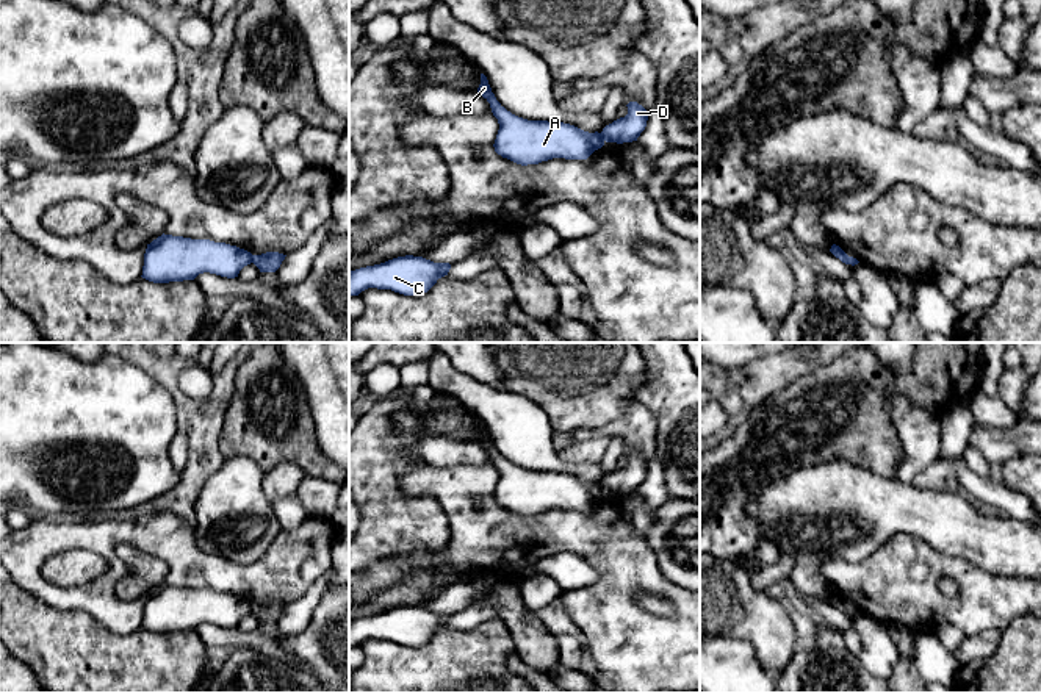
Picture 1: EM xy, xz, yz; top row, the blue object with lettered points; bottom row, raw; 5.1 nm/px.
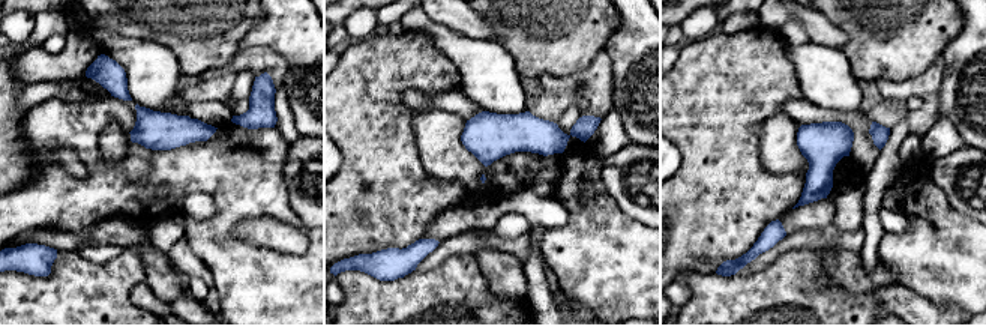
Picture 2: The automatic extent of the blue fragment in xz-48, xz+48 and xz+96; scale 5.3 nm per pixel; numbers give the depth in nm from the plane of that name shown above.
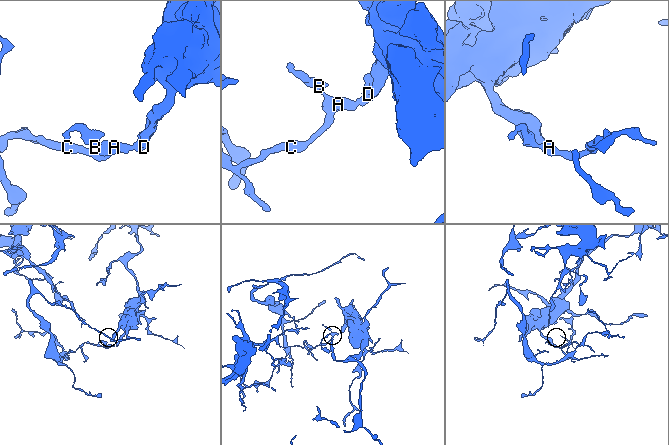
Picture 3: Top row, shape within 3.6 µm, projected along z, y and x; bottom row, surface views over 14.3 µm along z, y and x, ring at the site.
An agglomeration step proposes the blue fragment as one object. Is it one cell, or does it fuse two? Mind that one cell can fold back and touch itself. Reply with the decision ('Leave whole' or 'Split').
Split

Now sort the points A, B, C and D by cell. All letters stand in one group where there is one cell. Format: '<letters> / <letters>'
A B C / D

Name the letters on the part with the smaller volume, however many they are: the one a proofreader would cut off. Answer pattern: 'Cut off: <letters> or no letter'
Cut off: A, B, C

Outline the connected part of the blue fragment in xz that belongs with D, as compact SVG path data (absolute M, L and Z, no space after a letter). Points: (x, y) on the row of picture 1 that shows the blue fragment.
M629 102L628 114L606 125L601 136L606 142L632 142L637 141L647 127L648 111L637 102Z

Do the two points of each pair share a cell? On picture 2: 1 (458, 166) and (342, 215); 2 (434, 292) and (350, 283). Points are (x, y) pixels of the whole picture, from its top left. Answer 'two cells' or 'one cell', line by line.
1: two cells
2: one cell

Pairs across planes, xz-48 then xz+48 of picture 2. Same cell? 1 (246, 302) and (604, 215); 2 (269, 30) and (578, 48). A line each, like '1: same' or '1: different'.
1: same
2: different

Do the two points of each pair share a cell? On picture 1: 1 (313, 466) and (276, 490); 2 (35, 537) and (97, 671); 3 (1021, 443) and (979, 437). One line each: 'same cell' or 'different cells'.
1: different cells
2: different cells
3: same cell

